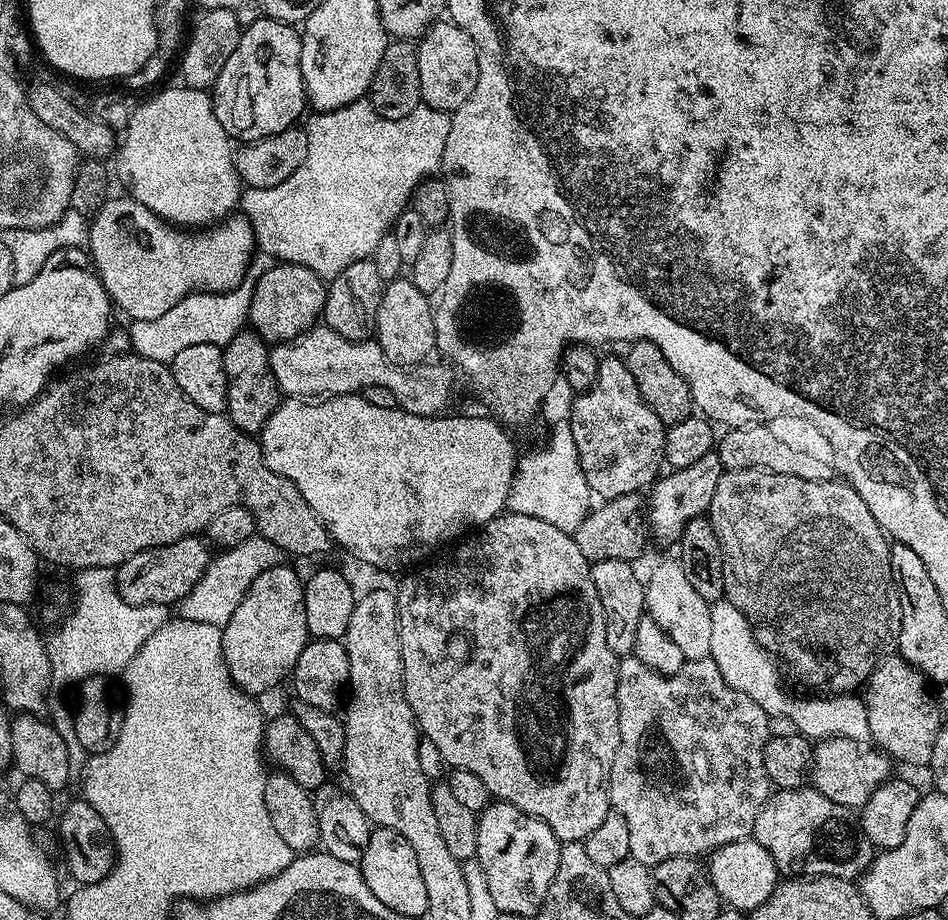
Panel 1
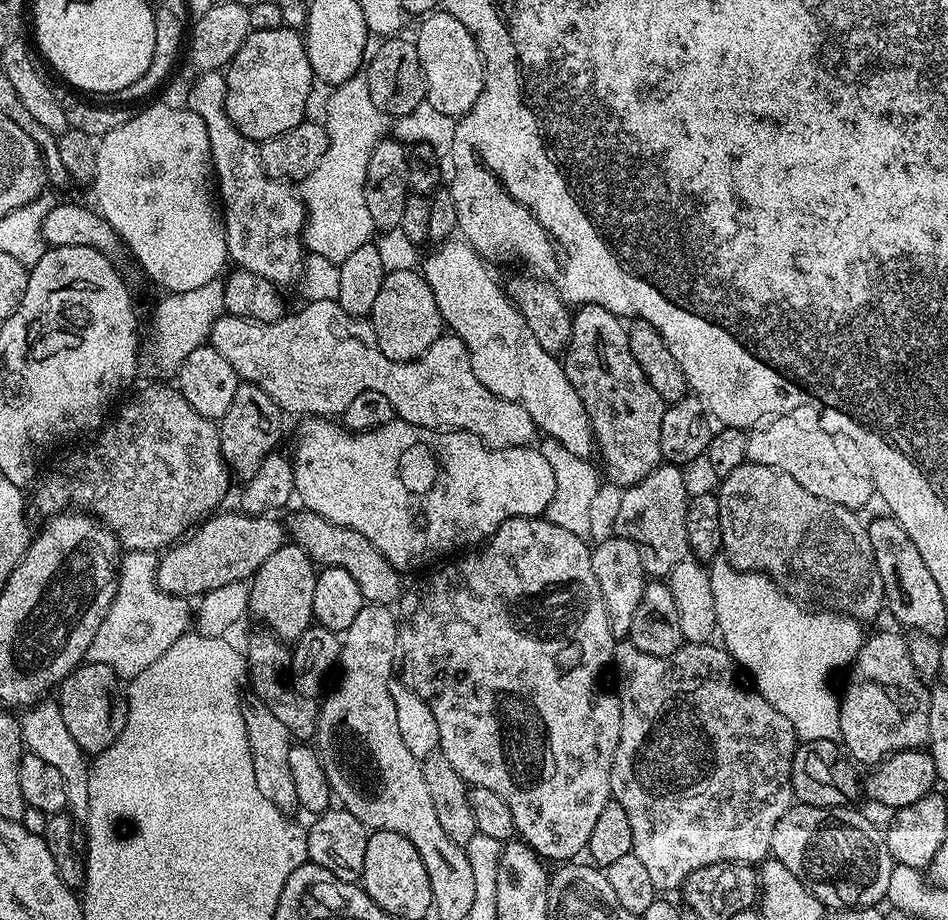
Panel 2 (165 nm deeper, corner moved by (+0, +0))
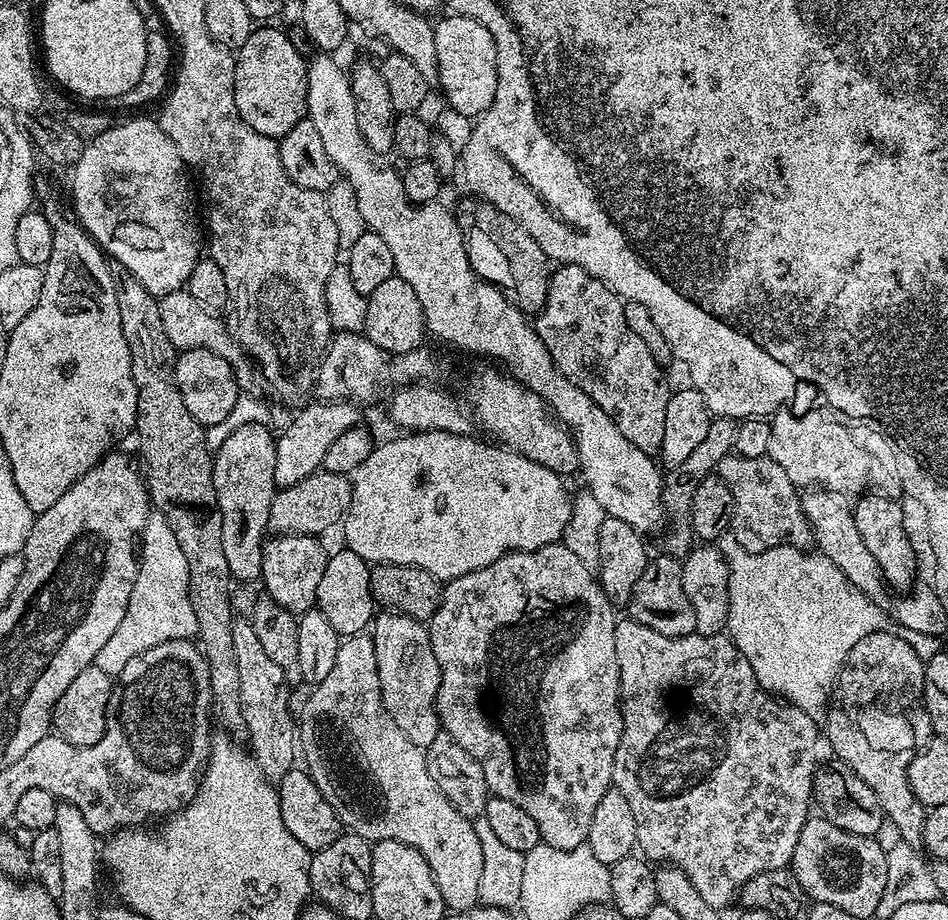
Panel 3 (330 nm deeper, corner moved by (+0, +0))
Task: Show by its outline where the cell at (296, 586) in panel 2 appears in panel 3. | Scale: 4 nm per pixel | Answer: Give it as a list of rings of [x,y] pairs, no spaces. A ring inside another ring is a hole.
[[[277,535],[263,545],[260,580],[264,584],[263,591],[278,606],[294,613],[309,612],[316,607],[318,585],[322,583],[322,573],[326,571],[326,562],[330,555],[329,549],[324,549],[315,536]]]

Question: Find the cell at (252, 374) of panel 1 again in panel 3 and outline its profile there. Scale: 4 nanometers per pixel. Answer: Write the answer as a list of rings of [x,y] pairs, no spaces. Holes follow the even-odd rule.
[[[268,424],[238,426],[214,449],[212,473],[218,510],[222,514],[222,550],[233,581],[260,580],[262,545],[269,531],[268,515],[278,491],[274,482],[276,436]]]

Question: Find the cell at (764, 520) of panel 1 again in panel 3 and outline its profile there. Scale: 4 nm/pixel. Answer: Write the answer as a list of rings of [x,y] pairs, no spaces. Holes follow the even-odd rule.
[[[730,454],[716,467],[721,480],[728,483],[732,495],[732,527],[730,531],[740,548],[748,552],[770,550],[779,544],[795,544],[807,549],[813,543],[812,530],[803,514],[801,493],[786,478],[786,470],[778,462],[762,458],[742,458]]]

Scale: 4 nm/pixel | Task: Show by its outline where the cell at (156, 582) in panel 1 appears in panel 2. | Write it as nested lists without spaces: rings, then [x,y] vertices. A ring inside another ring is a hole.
[[[239,510],[224,511],[207,517],[199,525],[200,529],[197,527],[191,535],[171,545],[159,557],[156,565],[157,588],[171,596],[200,598],[222,586],[251,581],[262,562],[266,562],[274,550],[286,543],[285,525],[281,521],[279,524],[275,515],[248,516]]]

